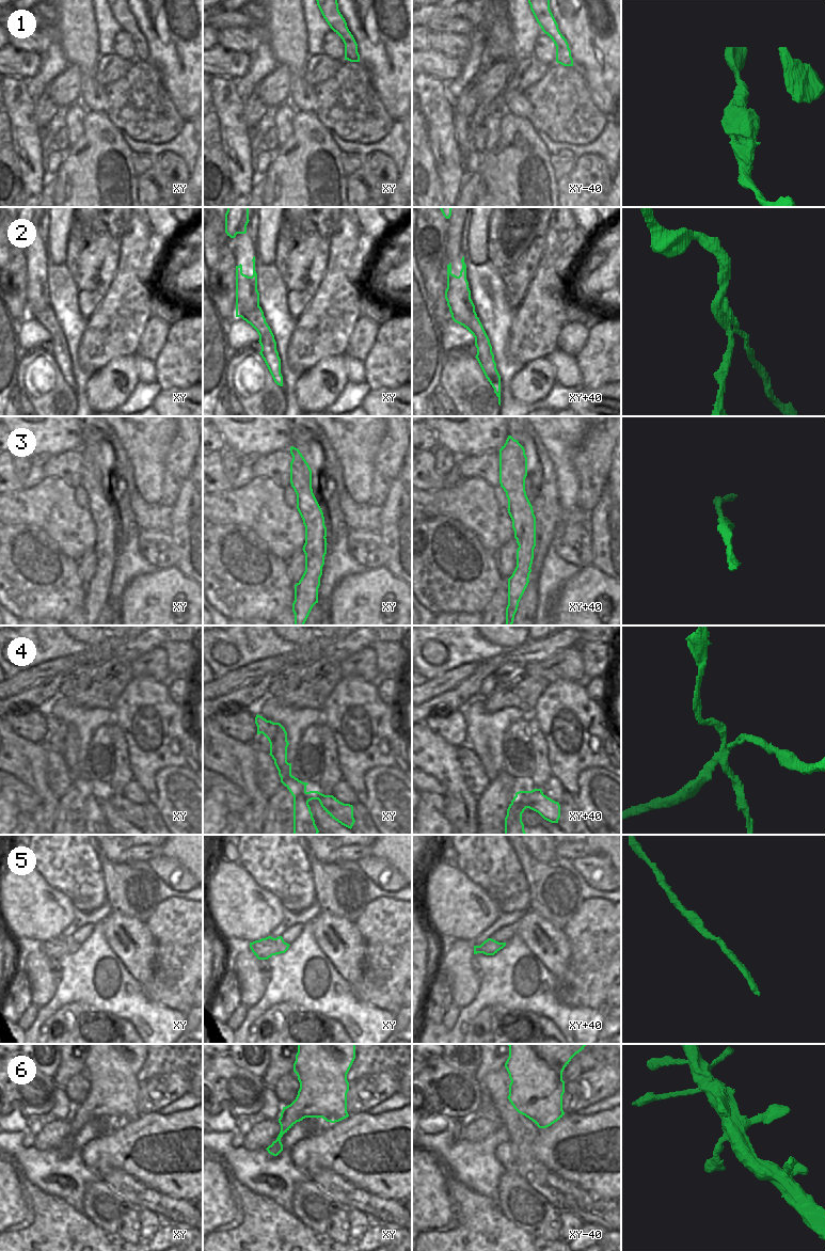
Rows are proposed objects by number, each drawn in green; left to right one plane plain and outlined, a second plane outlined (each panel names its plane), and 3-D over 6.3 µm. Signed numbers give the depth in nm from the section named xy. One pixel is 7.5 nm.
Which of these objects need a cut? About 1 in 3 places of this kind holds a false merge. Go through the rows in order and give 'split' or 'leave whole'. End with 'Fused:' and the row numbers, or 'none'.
1: leave whole
2: split
3: leave whole
4: split
5: leave whole
6: leave whole
Fused: 2, 4

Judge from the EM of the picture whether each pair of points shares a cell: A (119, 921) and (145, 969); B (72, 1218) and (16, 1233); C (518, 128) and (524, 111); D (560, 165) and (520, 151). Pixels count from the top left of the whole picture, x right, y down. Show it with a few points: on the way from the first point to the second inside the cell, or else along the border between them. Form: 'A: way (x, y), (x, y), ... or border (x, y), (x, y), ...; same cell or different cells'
A: way (129, 932), (138, 943), (138, 956); same cell
B: way (58, 1232), (30, 1233); same cell
C: border (505, 110), (527, 119); different cells
D: border (552, 156), (553, 175), (557, 179); different cells

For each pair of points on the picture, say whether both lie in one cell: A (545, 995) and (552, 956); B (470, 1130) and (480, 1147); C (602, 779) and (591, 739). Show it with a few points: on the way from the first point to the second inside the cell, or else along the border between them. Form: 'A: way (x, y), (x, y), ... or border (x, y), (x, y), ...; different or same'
A: border (533, 952), (555, 976); different
B: border (497, 1127), (494, 1131), (479, 1140), (458, 1139); different
C: border (609, 770), (587, 767), (580, 773), (576, 779); different

